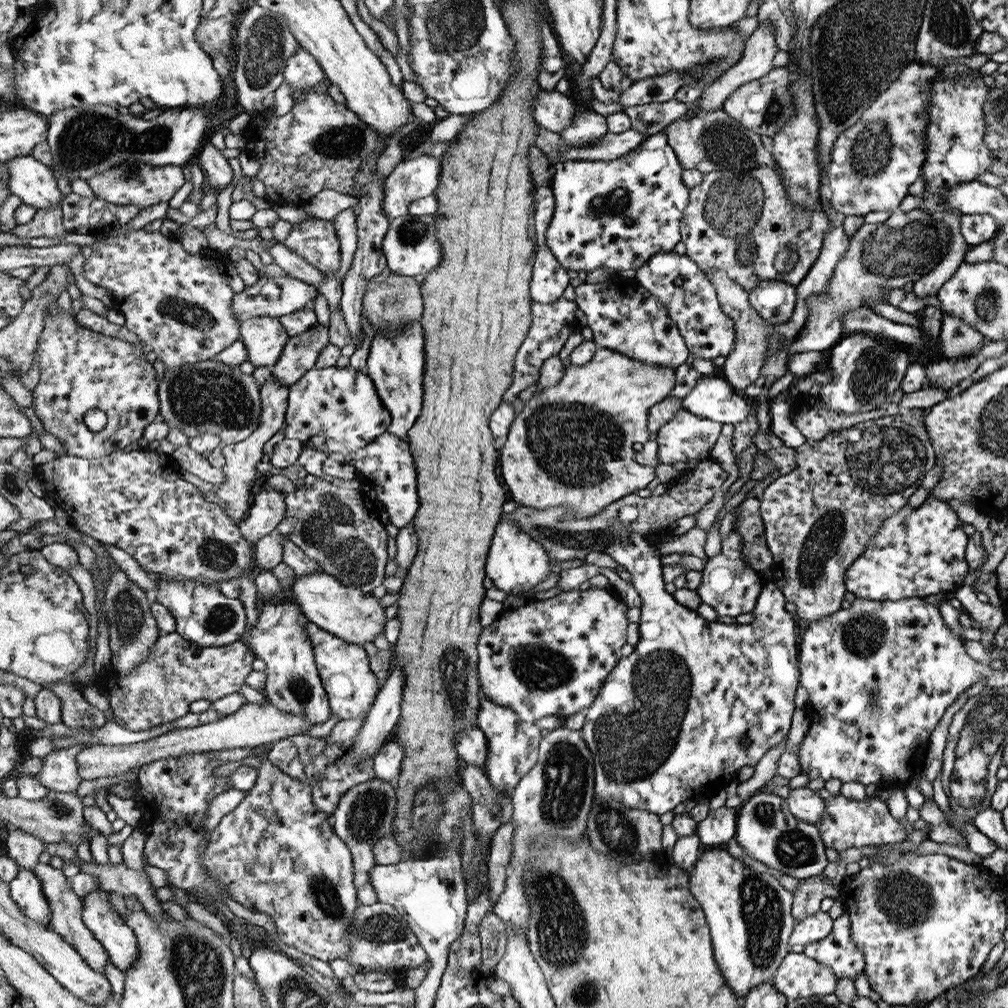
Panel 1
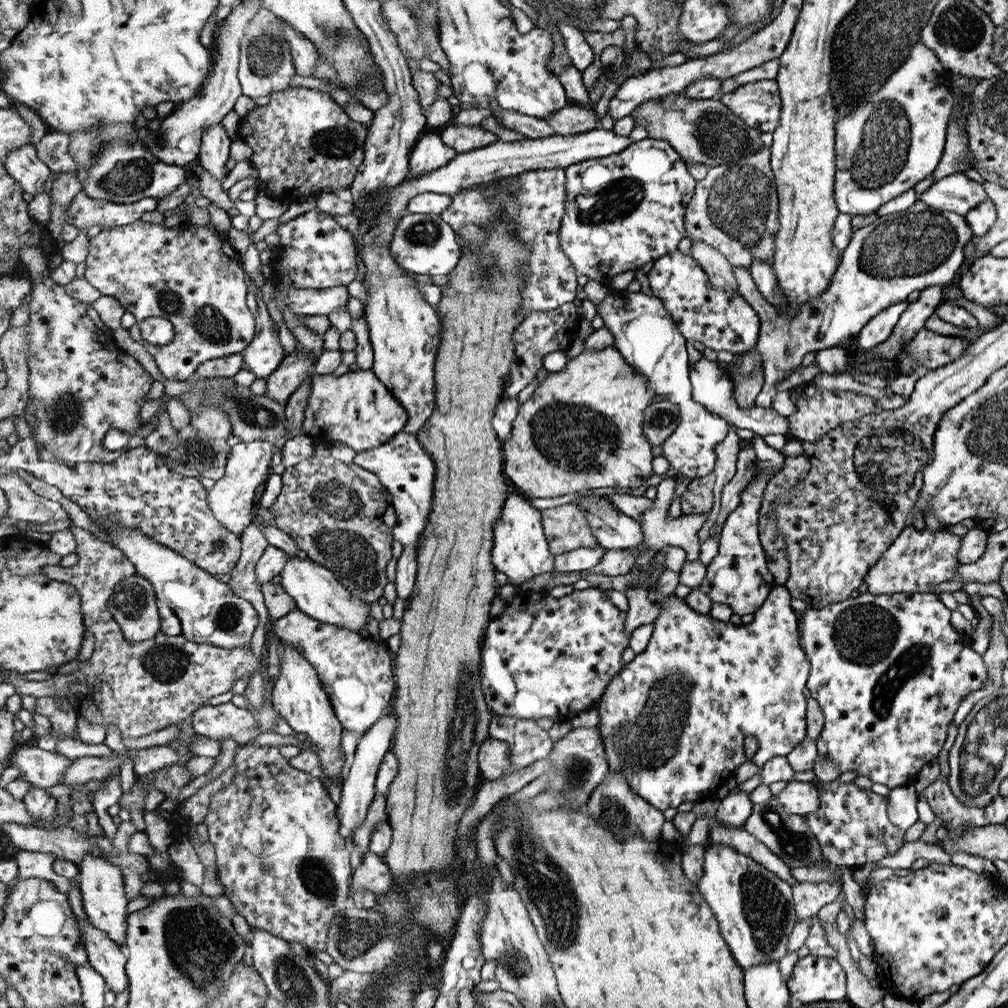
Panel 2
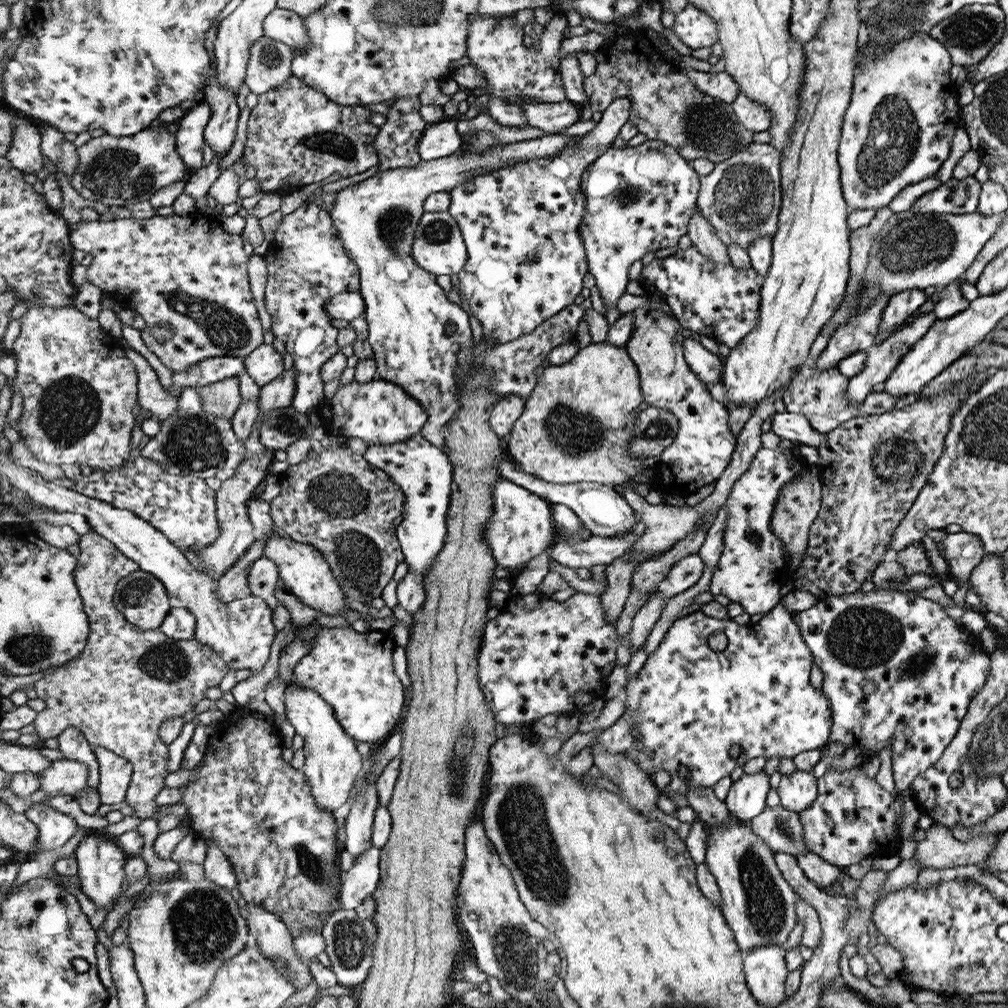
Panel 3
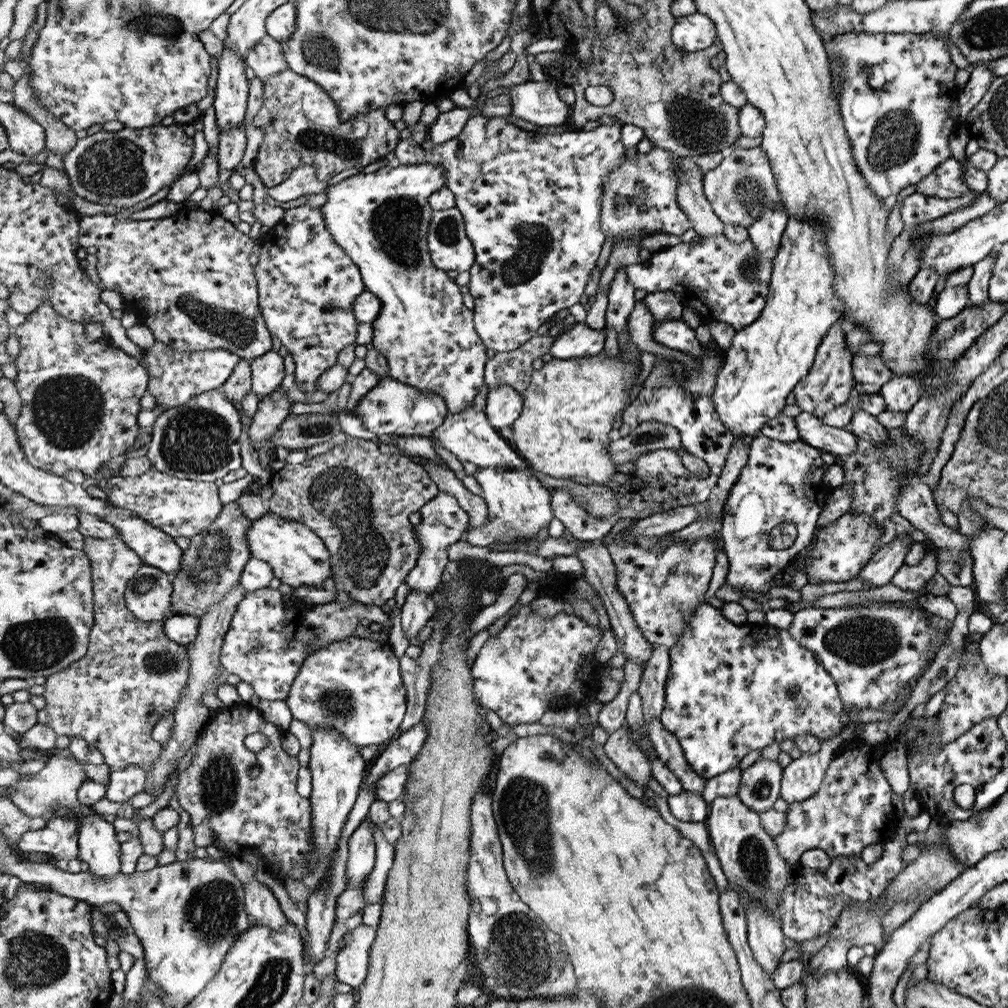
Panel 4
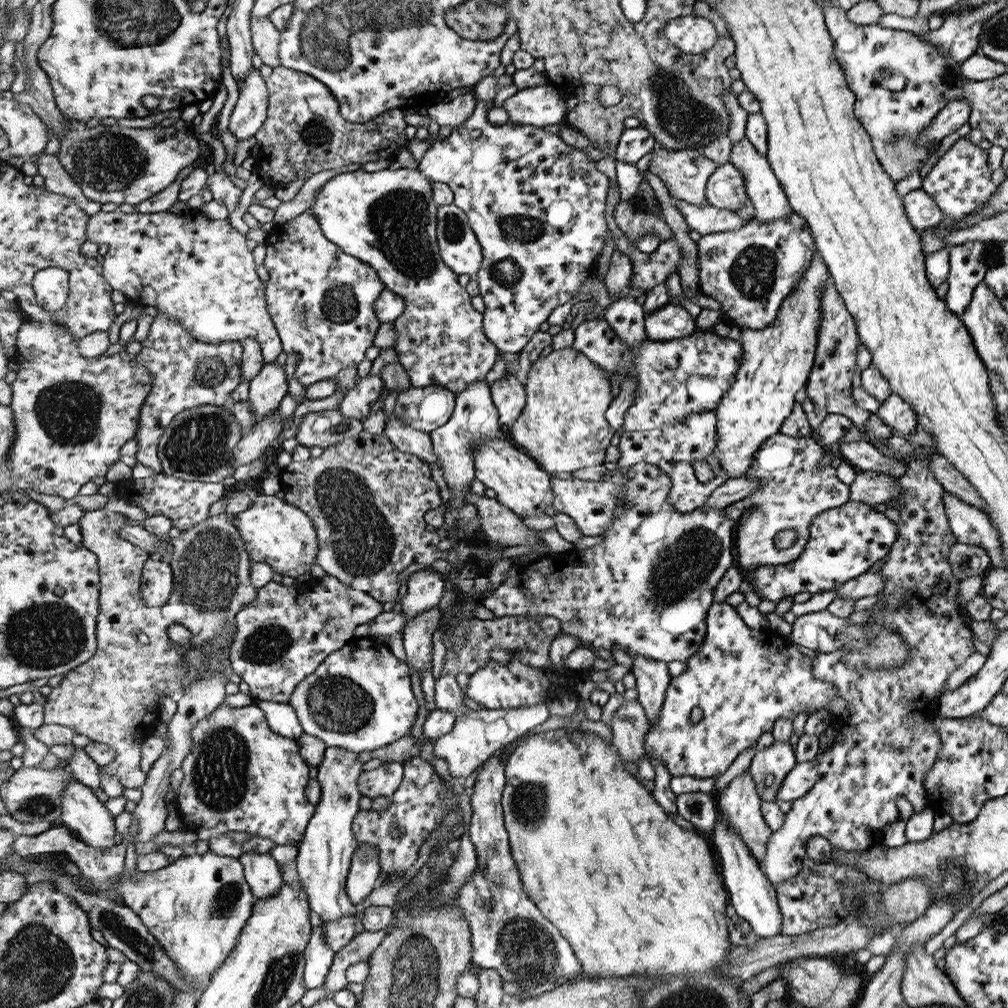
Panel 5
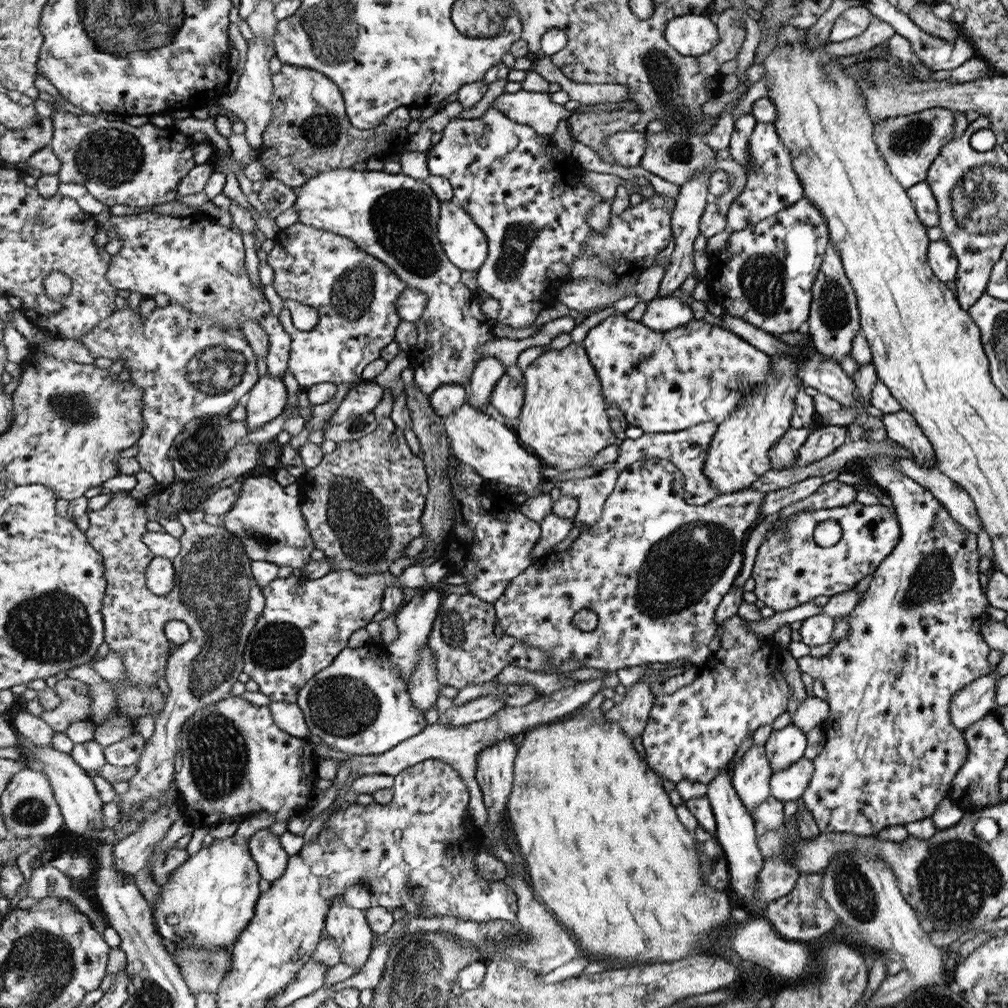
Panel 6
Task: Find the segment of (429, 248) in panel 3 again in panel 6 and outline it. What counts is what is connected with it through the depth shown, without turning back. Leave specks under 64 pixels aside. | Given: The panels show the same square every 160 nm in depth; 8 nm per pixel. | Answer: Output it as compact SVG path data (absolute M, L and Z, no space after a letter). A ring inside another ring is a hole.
M451 200L440 203L440 217L438 222L438 237L443 245L444 253L452 264L464 271L478 271L488 256L488 241L480 227L470 218L462 205L454 204Z

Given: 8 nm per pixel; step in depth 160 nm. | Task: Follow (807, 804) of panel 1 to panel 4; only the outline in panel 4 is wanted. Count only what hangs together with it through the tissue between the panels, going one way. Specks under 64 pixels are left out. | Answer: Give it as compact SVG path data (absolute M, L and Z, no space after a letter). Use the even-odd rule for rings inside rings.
M846 725L832 739L820 742L821 749L816 754L806 754L794 759L783 769L780 796L789 805L808 800L819 792L827 768L842 742L851 742L857 735L854 727Z

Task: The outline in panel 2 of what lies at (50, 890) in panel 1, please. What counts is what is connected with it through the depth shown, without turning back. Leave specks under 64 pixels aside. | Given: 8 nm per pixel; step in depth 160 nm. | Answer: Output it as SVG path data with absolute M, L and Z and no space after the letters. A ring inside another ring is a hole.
M79 917L84 945L88 949L90 961L95 970L106 978L112 991L116 993L129 990L130 992L130 975L128 975L128 962L130 954L126 947L118 945L110 933L94 927L88 919Z

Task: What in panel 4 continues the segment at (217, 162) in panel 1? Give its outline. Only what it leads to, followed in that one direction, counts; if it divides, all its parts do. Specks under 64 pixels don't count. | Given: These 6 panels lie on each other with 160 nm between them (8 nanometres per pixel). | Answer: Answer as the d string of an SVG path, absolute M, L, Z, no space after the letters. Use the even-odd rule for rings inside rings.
M224 49L219 60L219 71L214 87L214 112L216 126L221 133L236 128L247 113L248 85L250 81L244 73L244 58L236 51Z

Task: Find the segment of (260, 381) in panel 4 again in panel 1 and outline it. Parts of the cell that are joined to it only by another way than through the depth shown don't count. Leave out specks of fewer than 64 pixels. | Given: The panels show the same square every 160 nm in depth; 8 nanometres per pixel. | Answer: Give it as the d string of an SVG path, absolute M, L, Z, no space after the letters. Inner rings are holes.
M257 316L240 322L241 340L247 345L248 362L257 366L274 366L288 340L286 327L278 317Z

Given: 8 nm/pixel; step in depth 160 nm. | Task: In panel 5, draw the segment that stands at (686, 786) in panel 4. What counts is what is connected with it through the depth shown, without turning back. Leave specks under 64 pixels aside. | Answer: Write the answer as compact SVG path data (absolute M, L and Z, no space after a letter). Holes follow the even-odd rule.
M632 655L631 672L636 679L637 701L642 705L650 726L657 724L665 699L665 692L670 684L667 663L653 658Z

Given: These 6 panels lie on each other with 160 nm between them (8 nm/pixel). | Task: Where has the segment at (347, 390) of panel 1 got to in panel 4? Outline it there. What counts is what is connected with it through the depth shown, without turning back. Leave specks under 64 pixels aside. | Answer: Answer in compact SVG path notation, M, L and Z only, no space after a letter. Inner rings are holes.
M384 377L372 388L352 414L362 422L369 432L376 434L392 434L394 436L424 436L430 437L447 418L447 404L443 398L428 390L420 391L411 385Z

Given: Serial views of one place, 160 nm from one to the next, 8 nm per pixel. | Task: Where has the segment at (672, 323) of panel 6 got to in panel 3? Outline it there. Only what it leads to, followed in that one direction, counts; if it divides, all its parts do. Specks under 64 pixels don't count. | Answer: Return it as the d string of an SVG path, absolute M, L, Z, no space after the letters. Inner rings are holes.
M696 339L683 340L683 355L690 370L703 382L707 389L711 389L721 380L723 373L723 358L711 353L696 341Z

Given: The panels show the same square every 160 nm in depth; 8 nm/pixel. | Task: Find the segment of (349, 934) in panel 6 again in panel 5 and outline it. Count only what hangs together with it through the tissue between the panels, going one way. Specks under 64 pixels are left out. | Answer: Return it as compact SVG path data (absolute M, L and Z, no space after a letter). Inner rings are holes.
M326 747L325 759L317 765L321 795L316 804L316 812L307 824L307 834L303 835L298 846L296 870L307 892L309 907L321 916L324 923L350 915L355 918L356 904L347 895L346 884L352 855L358 846L354 820L361 811L358 802L362 791L358 782L359 776L363 774L362 765L358 754L340 747Z

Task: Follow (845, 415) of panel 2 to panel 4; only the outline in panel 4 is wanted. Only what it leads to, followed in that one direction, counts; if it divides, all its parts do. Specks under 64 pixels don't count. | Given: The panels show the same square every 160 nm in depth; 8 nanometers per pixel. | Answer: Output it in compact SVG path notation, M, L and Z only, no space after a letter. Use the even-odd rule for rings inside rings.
M843 316L824 336L811 370L792 391L796 399L795 403L800 406L801 412L809 412L821 420L825 418L825 415L834 413L836 407L842 407L844 403L847 403L851 390L856 385L854 369L852 368L853 353L847 346L846 333L842 331L842 318Z

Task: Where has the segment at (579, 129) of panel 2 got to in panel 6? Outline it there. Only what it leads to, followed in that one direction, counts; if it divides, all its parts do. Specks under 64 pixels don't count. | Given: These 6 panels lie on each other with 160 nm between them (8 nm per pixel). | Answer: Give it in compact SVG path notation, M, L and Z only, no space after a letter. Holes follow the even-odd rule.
M521 89L514 93L502 93L492 101L490 108L504 113L519 124L530 125L536 132L552 135L558 122L566 120L571 112L550 100L546 92Z

